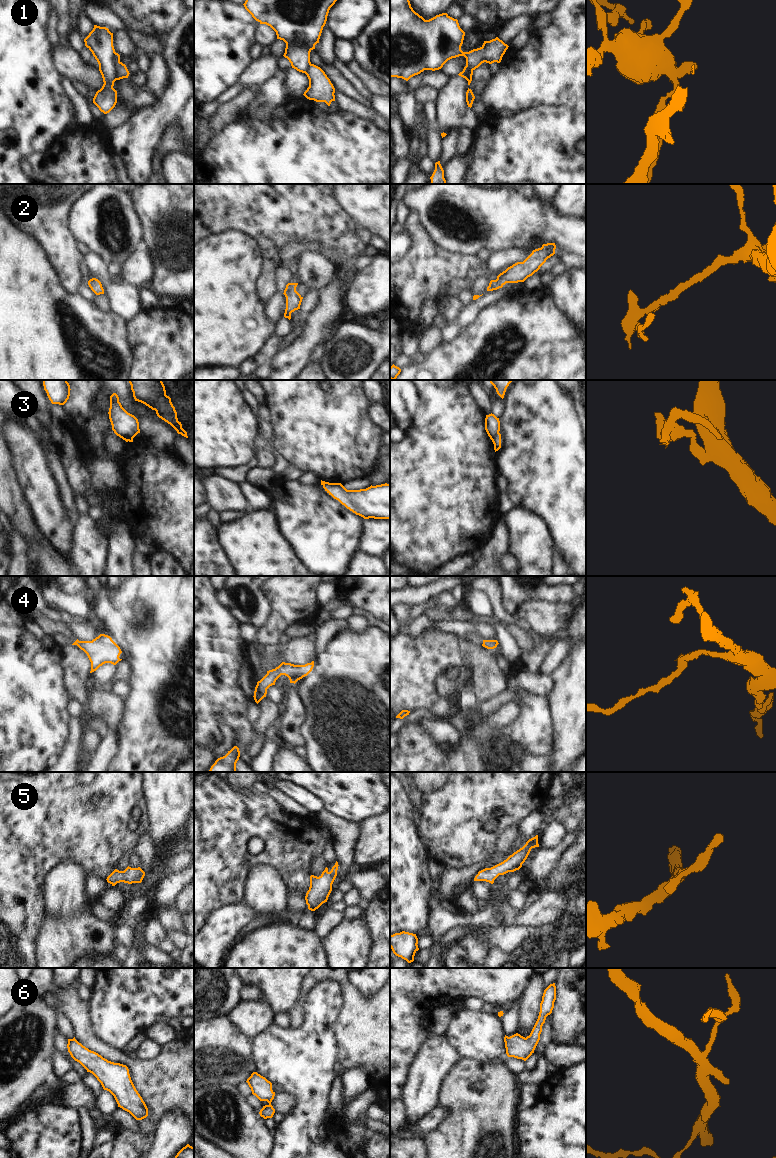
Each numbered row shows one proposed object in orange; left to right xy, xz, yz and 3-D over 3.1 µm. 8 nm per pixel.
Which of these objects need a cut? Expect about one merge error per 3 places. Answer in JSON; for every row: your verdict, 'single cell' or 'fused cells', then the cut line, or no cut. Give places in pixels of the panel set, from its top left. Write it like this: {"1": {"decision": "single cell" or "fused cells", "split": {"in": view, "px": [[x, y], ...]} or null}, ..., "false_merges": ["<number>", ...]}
{"1": {"decision": "fused cells", "split": {"in": "xy", "px": [[115, 53], [114, 60], [117, 79]]}}, "2": {"decision": "single cell", "split": null}, "3": {"decision": "fused cells", "split": {"in": "yz", "px": [[498, 432], [492, 440]]}}, "4": {"decision": "single cell", "split": null}, "5": {"decision": "single cell", "split": null}, "6": {"decision": "single cell", "split": null}, "false_merges": ["1", "3"]}

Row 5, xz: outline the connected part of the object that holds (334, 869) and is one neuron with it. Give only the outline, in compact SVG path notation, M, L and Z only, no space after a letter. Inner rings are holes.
M336 861L330 872L326 867L319 877L310 876L310 887L305 896L309 910L315 911L323 903L327 902L332 891L332 884L337 876L338 866Z

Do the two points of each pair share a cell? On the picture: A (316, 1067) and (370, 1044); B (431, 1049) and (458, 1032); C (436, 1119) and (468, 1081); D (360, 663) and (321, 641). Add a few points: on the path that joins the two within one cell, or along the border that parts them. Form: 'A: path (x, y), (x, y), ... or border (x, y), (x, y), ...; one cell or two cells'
A: border (333, 1035), (336, 1041), (337, 1061); two cells
B: border (444, 1035), (460, 1057); two cells
C: border (444, 1106), (448, 1110), (448, 1114), (434, 1129); two cells
D: border (345, 630), (337, 633), (326, 647), (316, 655); two cells

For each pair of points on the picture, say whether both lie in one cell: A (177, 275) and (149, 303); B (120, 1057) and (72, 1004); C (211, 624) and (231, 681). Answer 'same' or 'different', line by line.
A: different
B: same
C: same

